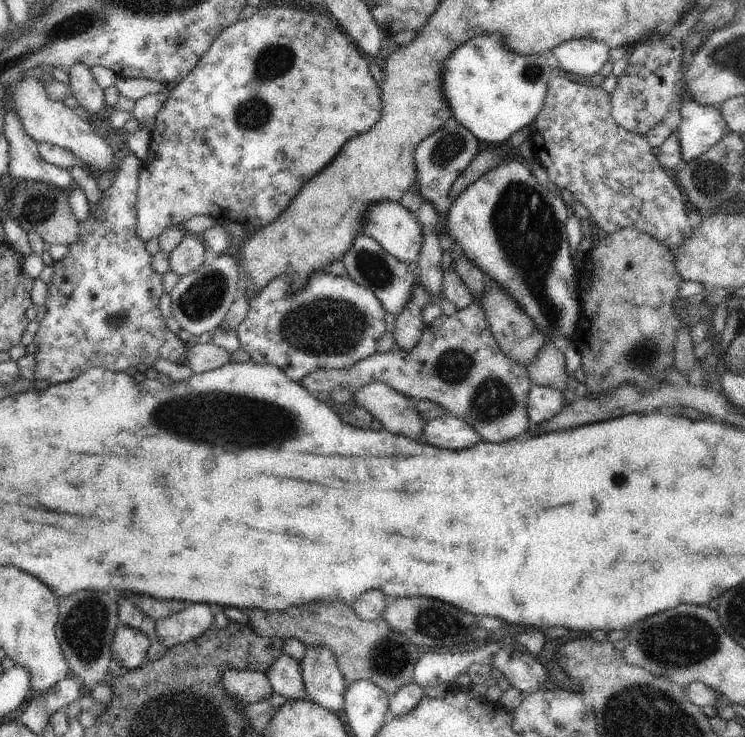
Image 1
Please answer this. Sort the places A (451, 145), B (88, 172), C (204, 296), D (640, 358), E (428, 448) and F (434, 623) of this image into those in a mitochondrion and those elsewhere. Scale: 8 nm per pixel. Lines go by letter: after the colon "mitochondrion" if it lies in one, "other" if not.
A: mitochondrion
B: other
C: mitochondrion
D: mitochondrion
E: other
F: mitochondrion

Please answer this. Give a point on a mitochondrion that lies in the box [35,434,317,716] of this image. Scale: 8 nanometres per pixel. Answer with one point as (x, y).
(84, 626)

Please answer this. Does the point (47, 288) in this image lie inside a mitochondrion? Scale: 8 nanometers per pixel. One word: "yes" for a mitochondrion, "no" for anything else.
no

